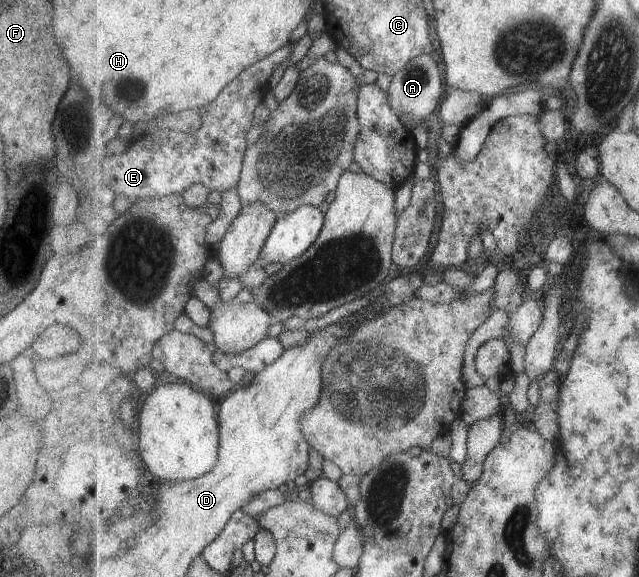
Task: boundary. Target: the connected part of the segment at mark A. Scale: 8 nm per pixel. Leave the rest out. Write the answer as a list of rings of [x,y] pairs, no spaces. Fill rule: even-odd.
[[[426,54],[412,60],[392,77],[388,88],[390,105],[397,113],[406,113],[413,119],[426,119],[430,113],[440,107],[444,99],[444,79],[438,69],[438,63],[434,61],[432,54]]]

